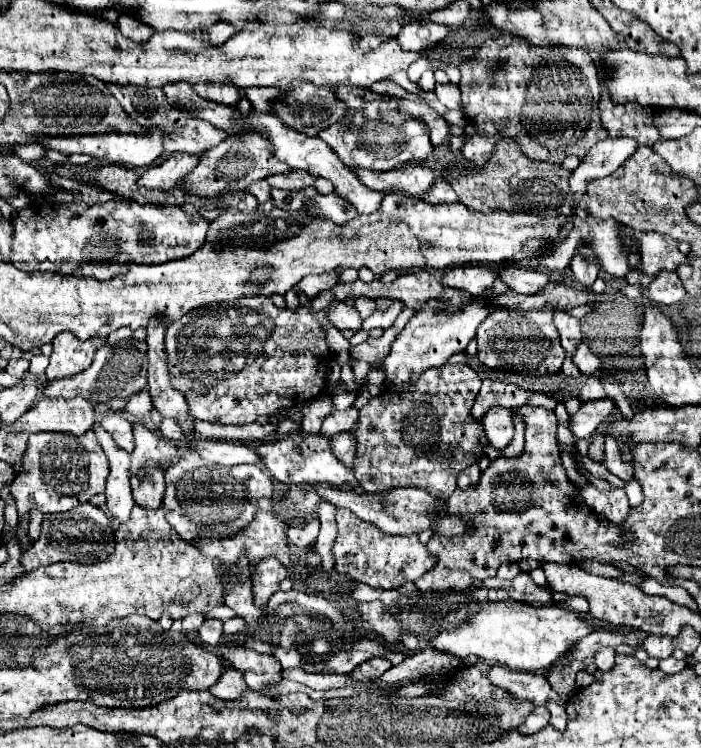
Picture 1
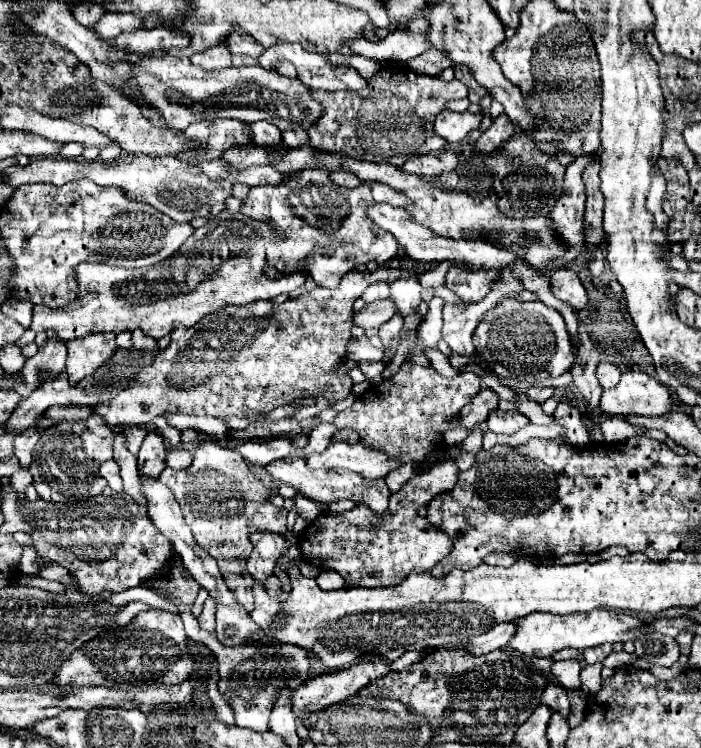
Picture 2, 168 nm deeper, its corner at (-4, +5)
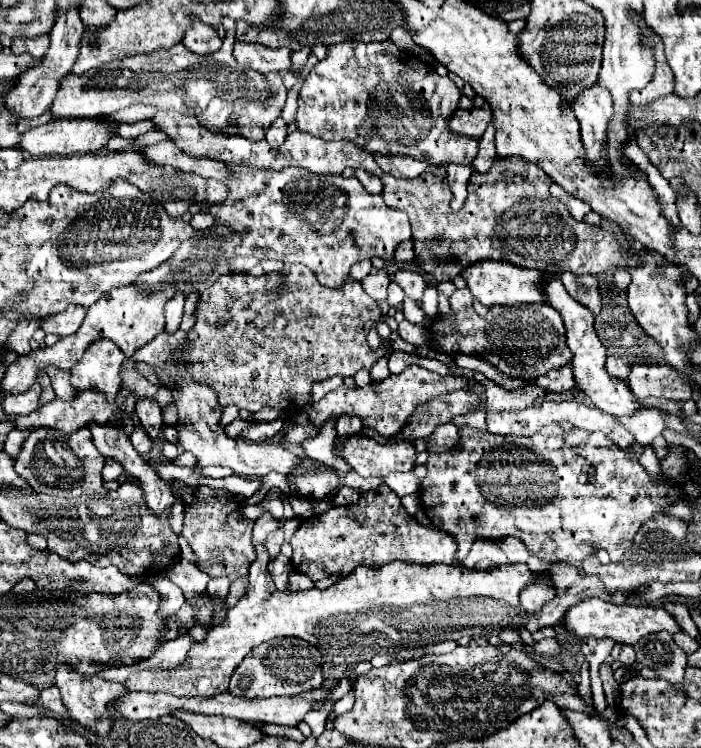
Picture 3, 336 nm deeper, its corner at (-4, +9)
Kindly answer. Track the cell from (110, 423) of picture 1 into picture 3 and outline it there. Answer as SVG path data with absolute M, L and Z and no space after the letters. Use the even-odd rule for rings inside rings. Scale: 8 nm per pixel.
M136 428L134 434L130 436L130 440L132 440L132 446L134 446L142 456L146 456L146 454L152 450L152 440L150 440L148 434L144 432L144 428Z

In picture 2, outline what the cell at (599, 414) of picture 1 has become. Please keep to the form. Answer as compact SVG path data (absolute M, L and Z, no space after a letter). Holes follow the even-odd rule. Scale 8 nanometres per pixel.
M624 372L618 386L604 390L600 408L612 416L640 412L644 416L662 416L674 408L670 390L646 372Z

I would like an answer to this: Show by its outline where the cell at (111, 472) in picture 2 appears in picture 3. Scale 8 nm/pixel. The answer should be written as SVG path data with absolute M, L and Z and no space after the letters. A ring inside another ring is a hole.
M106 460L106 466L102 470L104 480L118 480L122 474L124 474L124 470L114 460Z

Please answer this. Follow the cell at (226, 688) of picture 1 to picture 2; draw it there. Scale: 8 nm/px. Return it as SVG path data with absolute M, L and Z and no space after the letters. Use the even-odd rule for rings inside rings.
M166 596L166 598L178 608L188 638L202 640L214 652L214 656L218 660L218 672L220 672L218 690L228 700L228 704L234 708L236 726L252 728L256 732L268 730L268 716L276 702L278 690L280 688L296 690L300 684L304 684L308 680L308 670L310 670L308 652L304 648L296 648L292 644L248 646L248 648L240 648L240 650L228 648L228 646L220 644L214 634L200 628L197 618L194 618L190 611L190 606L182 604L174 596Z

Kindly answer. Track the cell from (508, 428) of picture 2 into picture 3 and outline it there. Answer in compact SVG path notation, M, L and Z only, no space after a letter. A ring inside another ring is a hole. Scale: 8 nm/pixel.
M542 400L520 411L488 412L486 416L487 431L494 434L516 434L516 436L532 436L542 426L552 422L570 422L573 426L585 429L588 432L601 431L611 438L618 446L630 446L634 442L634 436L626 432L622 426L616 424L614 416L599 408L585 405L581 402L556 402L556 400Z

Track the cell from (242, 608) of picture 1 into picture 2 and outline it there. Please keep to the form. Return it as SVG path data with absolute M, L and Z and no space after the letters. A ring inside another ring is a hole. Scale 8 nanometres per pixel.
M200 442L194 452L192 466L184 472L168 476L168 468L160 474L160 480L174 492L186 524L190 526L196 544L204 548L220 568L220 574L238 600L252 610L252 586L254 578L246 570L246 560L252 552L250 534L276 532L286 536L286 510L280 510L270 502L266 486L248 470L240 454L230 448L220 448L216 442ZM246 594L246 600L244 600ZM250 594L250 600L248 600Z

